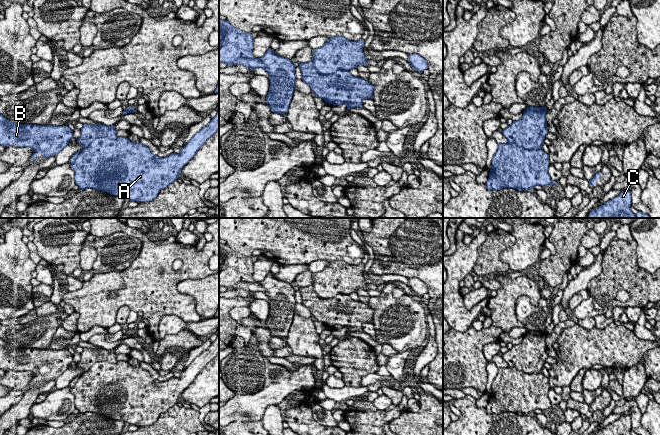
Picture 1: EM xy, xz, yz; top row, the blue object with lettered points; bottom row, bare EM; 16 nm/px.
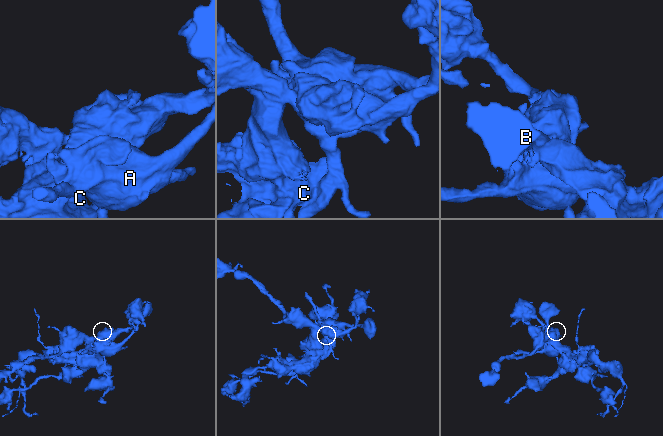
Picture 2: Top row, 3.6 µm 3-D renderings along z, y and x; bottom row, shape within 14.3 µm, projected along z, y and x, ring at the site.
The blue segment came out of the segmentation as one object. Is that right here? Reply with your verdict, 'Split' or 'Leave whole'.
Split

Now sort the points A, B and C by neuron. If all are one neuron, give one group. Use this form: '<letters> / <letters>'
A / B C

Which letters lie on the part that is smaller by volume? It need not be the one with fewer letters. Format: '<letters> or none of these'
A

